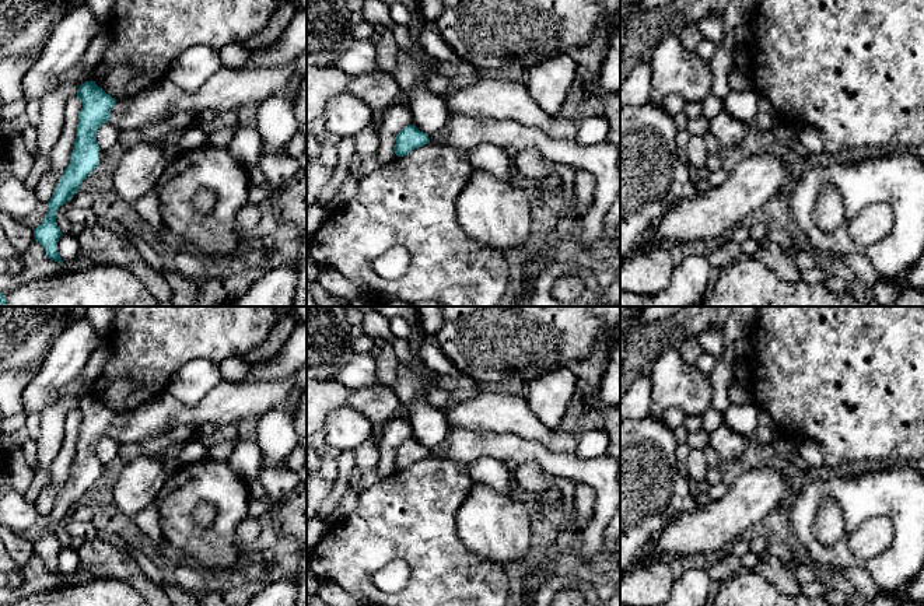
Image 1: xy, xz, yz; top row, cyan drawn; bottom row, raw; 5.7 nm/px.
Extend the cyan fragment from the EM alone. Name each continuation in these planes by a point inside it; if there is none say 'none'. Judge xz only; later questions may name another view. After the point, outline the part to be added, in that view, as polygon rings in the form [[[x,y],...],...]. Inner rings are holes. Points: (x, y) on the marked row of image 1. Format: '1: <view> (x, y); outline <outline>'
1: xz (461, 132); outline [[[454,115],[447,119],[441,132],[428,134],[430,143],[447,144],[468,151],[482,143],[511,146],[517,154],[535,148],[554,164],[585,169],[595,178],[595,200],[581,216],[578,246],[588,252],[603,253],[603,218],[620,192],[619,150],[608,140],[582,146],[575,139],[553,139],[542,129],[522,126],[507,120],[477,120],[470,116]]]

